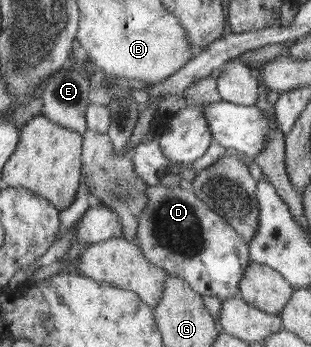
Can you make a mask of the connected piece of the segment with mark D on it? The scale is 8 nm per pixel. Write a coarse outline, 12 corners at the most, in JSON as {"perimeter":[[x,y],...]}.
{"perimeter":[[149,186],[137,244],[201,295],[237,293],[249,243],[193,189]]}

